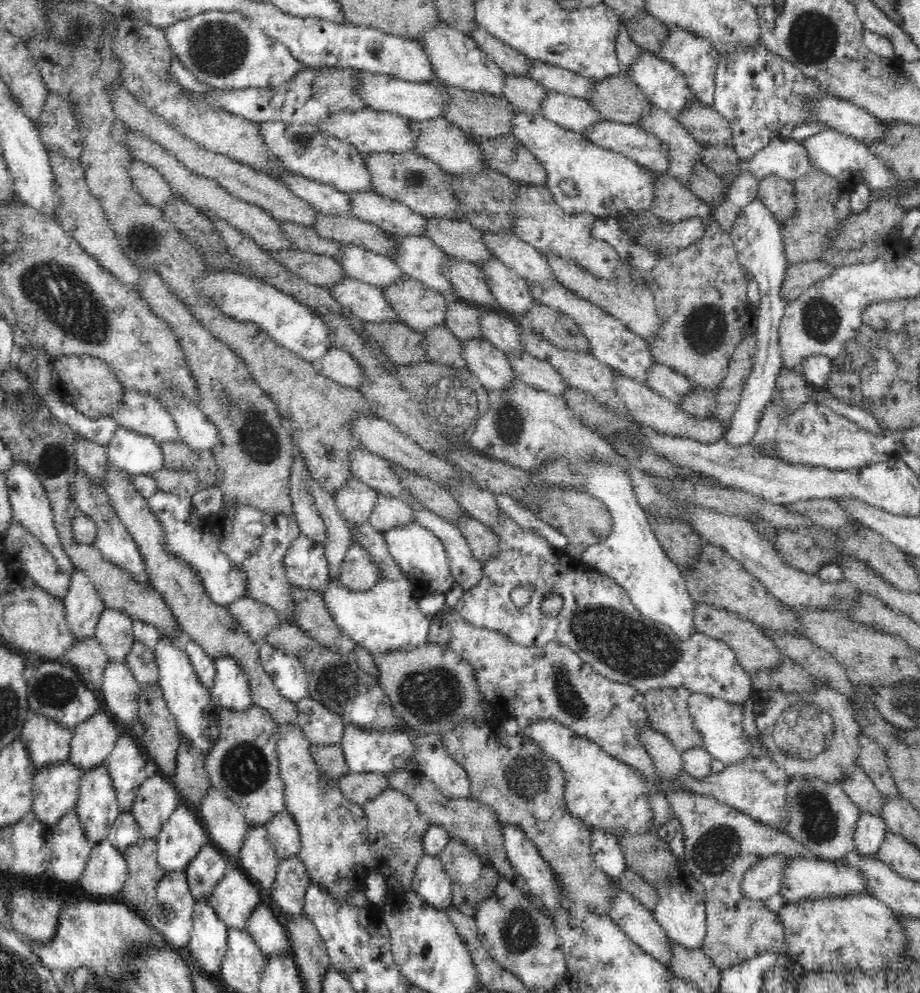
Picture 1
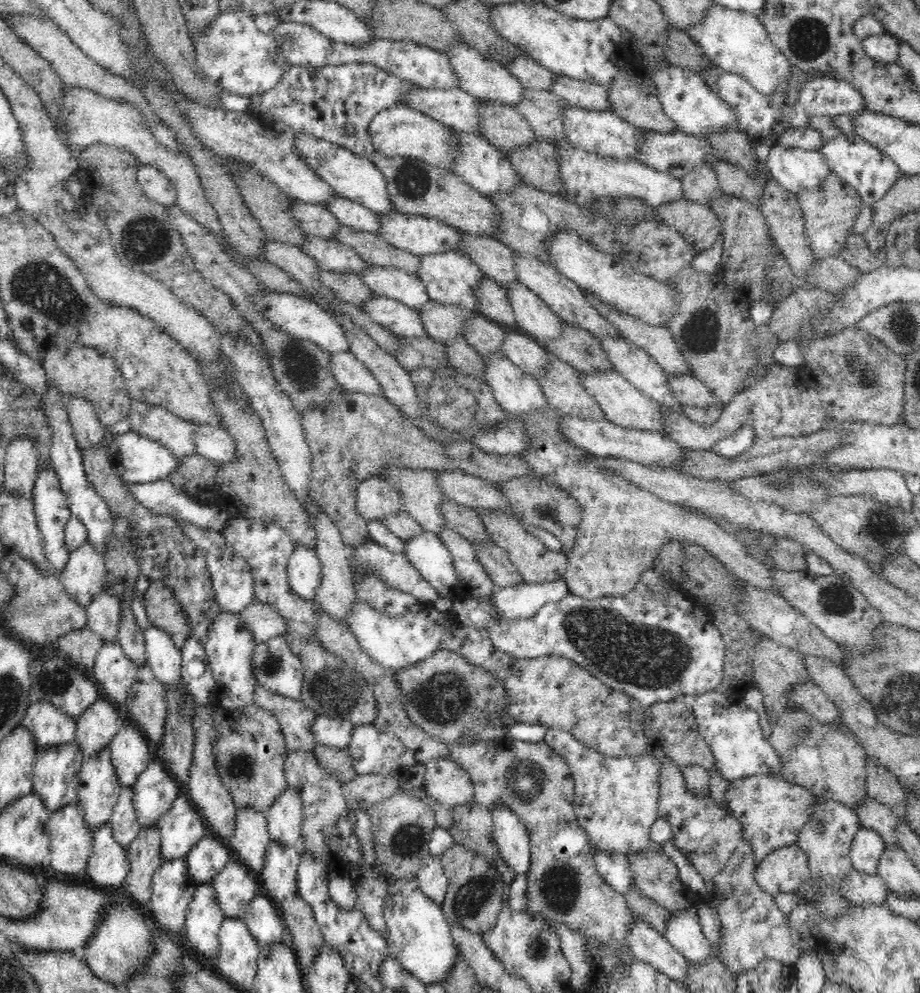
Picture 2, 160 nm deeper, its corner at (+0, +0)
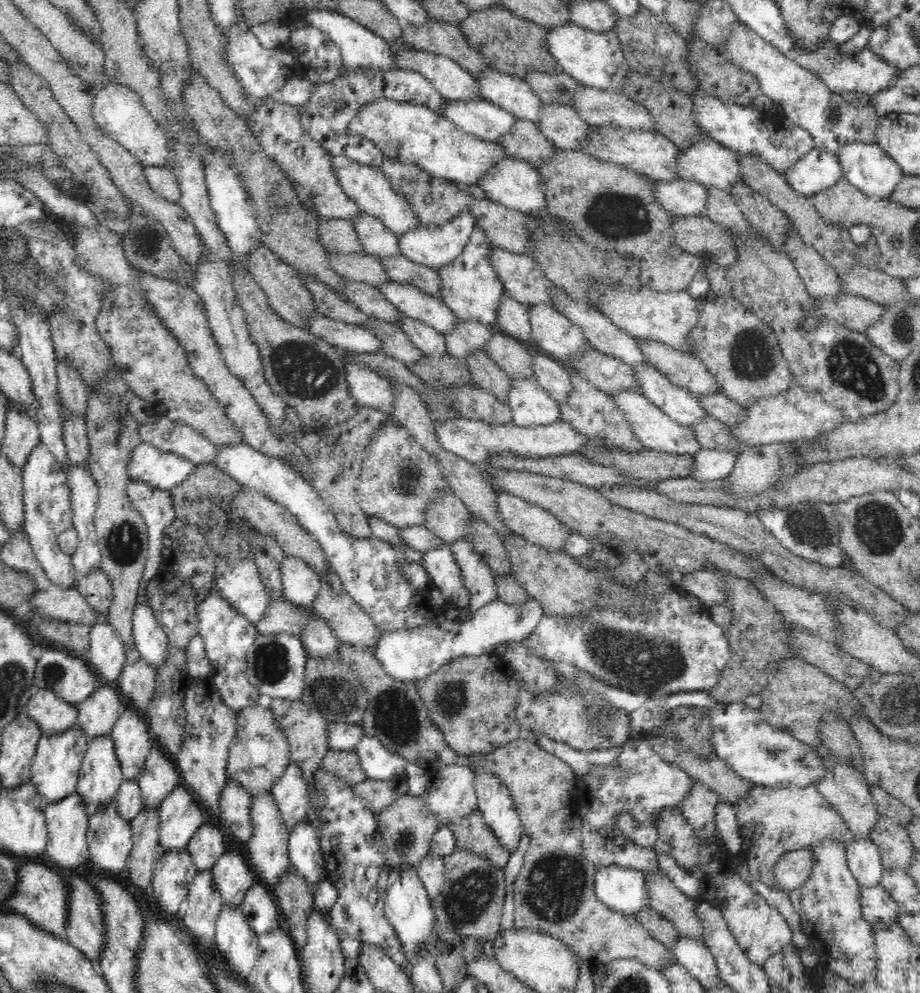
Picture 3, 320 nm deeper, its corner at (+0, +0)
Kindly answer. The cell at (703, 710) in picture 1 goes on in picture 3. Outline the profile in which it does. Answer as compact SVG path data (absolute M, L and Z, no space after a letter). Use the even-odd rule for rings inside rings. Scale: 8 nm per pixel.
M719 701L710 708L710 725L712 725L711 743L715 754L722 758L740 778L752 781L755 786L770 788L790 788L814 785L824 776L823 759L814 747L801 742L788 729L776 729L756 709L748 707L744 701L724 703Z

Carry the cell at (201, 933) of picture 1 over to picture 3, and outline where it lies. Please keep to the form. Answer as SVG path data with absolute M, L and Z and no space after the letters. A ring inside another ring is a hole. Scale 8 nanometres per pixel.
M212 870L198 871L188 888L186 903L181 911L184 926L194 936L201 948L212 946L215 941L215 924L223 907L213 879Z

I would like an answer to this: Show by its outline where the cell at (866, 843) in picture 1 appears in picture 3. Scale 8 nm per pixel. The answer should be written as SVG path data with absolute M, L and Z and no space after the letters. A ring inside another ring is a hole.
M858 838L847 847L847 861L860 887L874 887L881 884L885 868L879 848L868 838Z

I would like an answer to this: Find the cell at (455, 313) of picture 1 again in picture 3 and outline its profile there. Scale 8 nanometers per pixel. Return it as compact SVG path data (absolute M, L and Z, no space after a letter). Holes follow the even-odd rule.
M494 329L484 350L498 366L502 367L502 370L509 374L510 378L534 379L533 354L516 338Z

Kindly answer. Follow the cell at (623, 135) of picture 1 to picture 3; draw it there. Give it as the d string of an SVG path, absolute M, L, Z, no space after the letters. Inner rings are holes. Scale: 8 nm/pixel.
M712 139L702 140L686 150L679 149L678 171L681 179L695 181L704 186L714 186L726 193L732 193L734 185L743 180L737 154Z

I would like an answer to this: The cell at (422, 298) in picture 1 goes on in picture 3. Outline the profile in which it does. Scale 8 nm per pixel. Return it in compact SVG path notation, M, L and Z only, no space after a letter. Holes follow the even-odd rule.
M456 315L454 330L450 330L450 334L444 334L447 352L454 358L466 359L472 352L485 351L486 342L490 340L493 332L494 329L489 326L462 320Z

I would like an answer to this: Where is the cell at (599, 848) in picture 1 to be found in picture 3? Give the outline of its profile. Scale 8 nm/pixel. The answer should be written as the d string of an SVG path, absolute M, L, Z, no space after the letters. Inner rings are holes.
M610 865L595 874L596 897L614 912L636 914L650 905L644 871Z

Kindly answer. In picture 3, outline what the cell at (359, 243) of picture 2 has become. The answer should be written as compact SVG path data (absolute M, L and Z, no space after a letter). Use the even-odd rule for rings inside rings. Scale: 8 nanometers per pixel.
M402 254L380 260L391 281L417 286L422 292L442 299L442 285L438 271L411 262Z

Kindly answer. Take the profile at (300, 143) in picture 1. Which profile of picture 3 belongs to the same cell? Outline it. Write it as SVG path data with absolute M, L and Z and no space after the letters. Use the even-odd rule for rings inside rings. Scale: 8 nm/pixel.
M338 156L333 158L333 172L337 175L344 193L354 200L361 211L380 219L380 222L390 232L400 236L400 234L406 234L406 232L410 232L421 225L420 219L418 219L408 200L395 191L392 182L380 167L362 165L346 156Z

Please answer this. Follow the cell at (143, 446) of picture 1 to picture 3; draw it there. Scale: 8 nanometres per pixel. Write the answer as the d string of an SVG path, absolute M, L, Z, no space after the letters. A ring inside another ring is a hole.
M141 442L133 450L126 469L131 480L145 482L154 489L171 491L194 474L195 468L196 465L187 458Z

